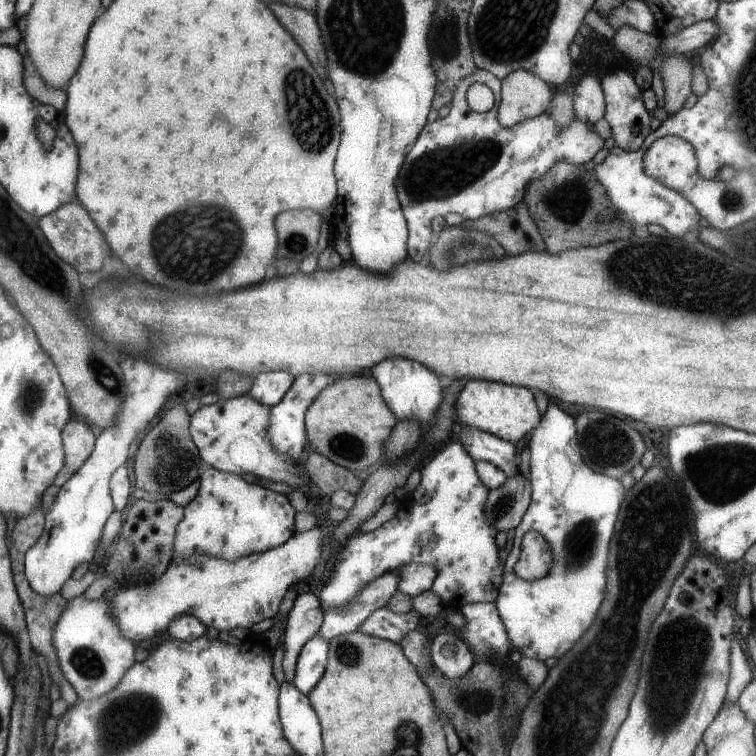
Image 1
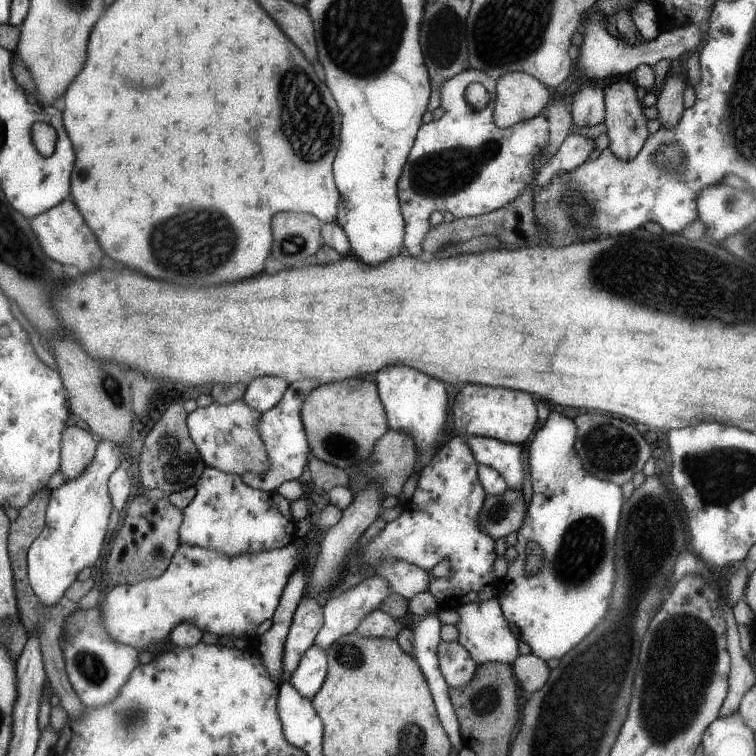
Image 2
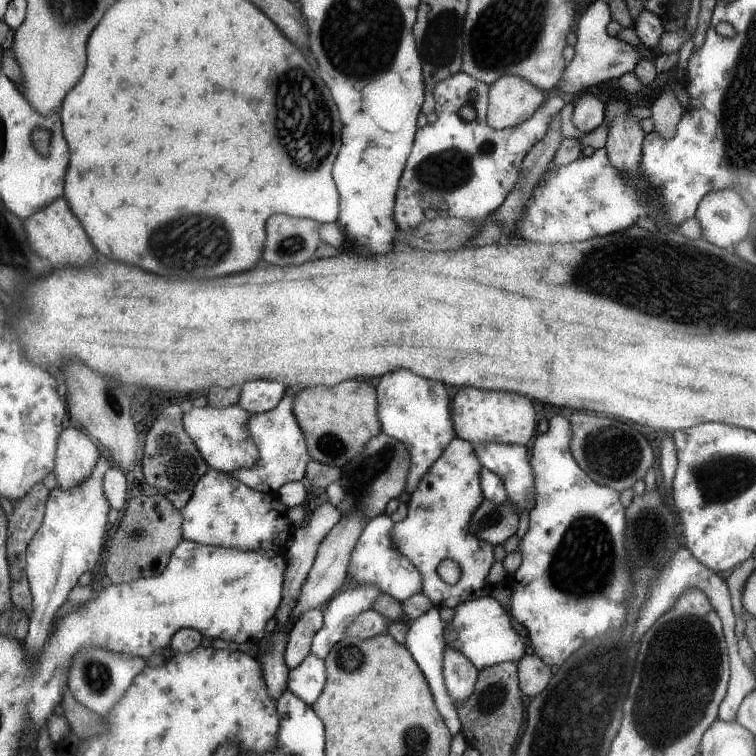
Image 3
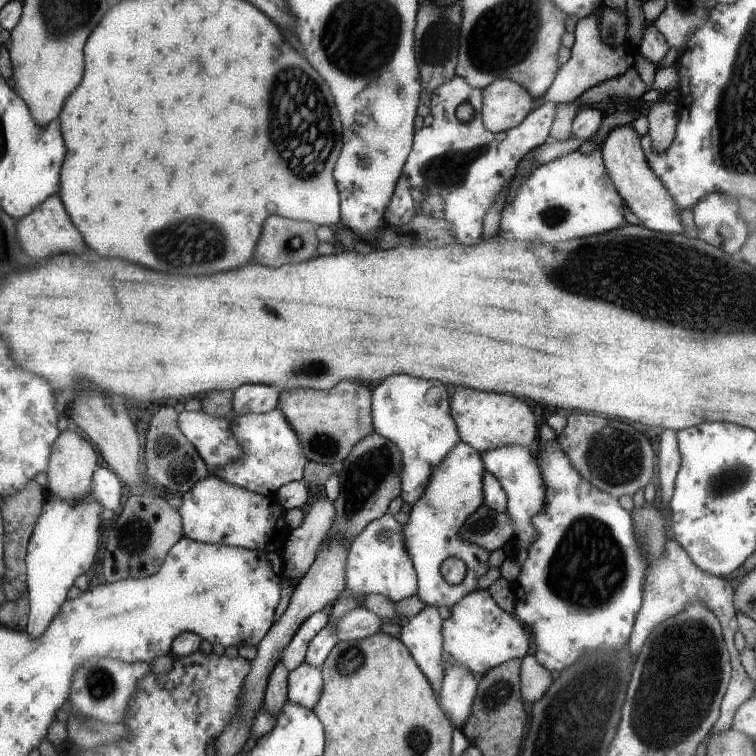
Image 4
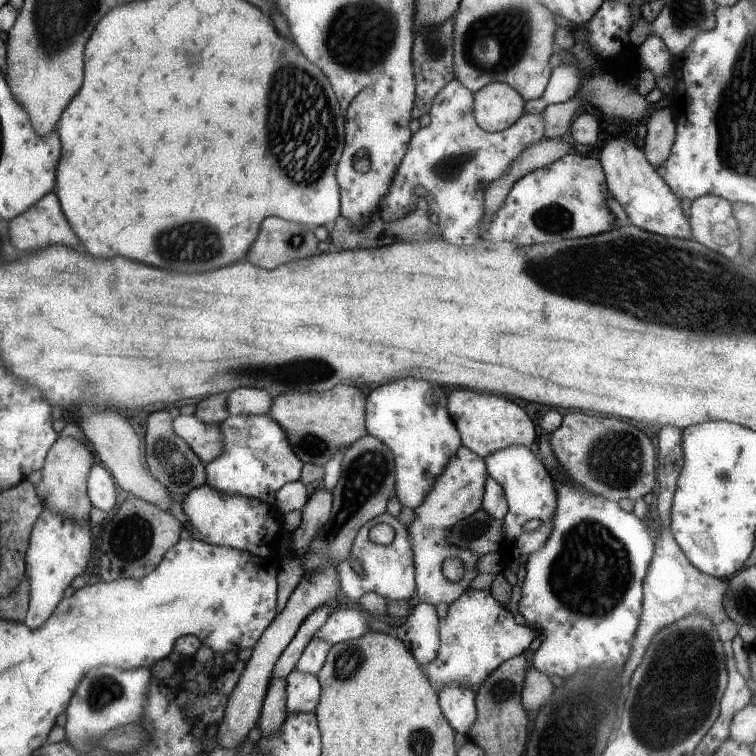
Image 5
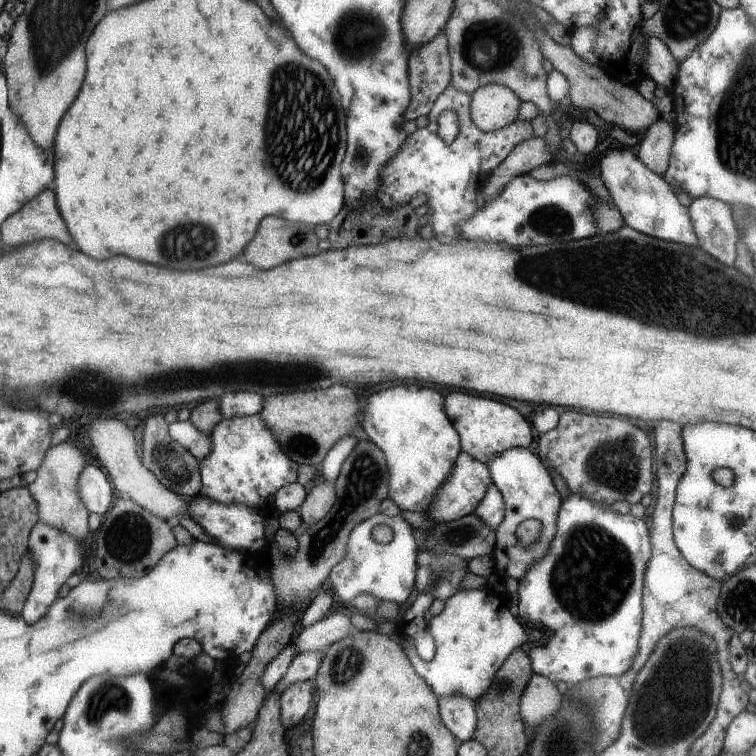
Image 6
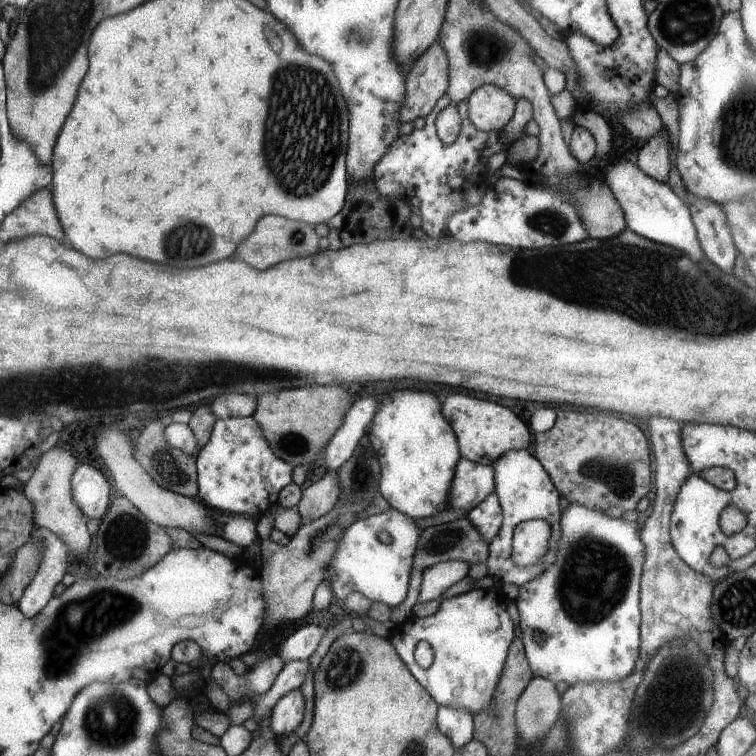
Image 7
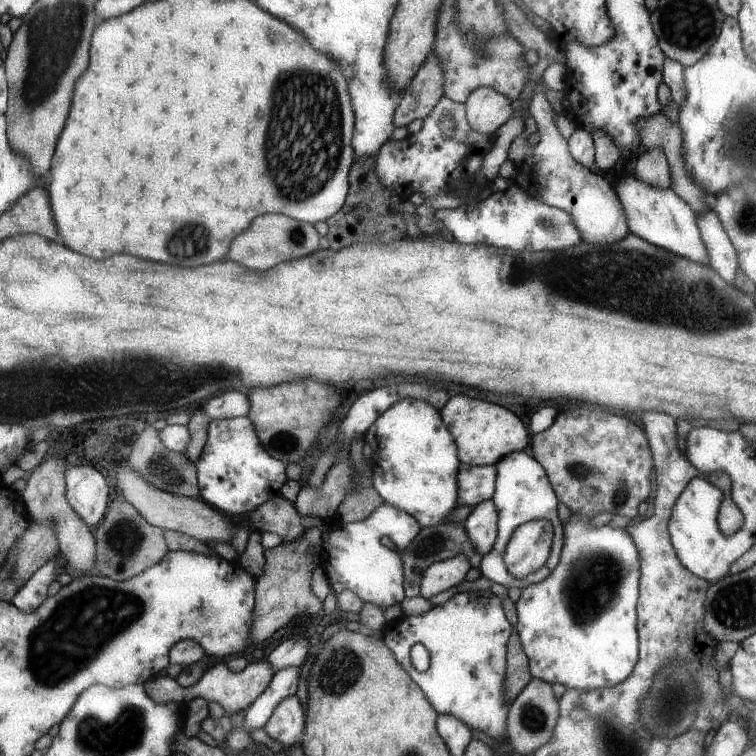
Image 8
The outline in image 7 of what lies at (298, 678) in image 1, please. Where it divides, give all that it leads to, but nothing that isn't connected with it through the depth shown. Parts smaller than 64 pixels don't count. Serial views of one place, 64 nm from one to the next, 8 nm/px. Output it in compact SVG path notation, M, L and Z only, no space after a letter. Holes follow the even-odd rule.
M295 688L291 692L287 692L285 696L281 696L273 710L271 710L271 732L273 734L285 734L285 732L293 732L303 718L303 696L301 690Z

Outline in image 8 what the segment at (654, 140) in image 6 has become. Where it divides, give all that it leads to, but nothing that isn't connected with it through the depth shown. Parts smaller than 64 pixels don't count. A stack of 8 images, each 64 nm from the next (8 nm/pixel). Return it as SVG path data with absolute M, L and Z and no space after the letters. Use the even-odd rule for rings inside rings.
M651 148L643 152L635 162L635 178L649 182L651 186L665 190L671 184L671 166L667 162L667 156L661 148Z

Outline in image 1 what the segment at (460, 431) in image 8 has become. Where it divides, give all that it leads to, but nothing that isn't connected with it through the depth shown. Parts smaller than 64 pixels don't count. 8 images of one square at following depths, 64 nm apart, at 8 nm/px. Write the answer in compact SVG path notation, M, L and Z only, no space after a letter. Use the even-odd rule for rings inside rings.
M469 380L461 388L459 396L453 402L453 414L459 426L487 432L513 446L529 432L535 432L535 426L539 426L541 422L535 398L527 388L499 384L499 382L483 382L483 380Z

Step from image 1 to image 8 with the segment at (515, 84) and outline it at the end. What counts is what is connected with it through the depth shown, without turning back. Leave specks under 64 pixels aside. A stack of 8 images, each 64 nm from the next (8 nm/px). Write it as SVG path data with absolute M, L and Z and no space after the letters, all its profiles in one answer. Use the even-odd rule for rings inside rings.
M477 88L465 100L467 122L473 132L491 136L499 126L503 126L515 110L511 110L511 100L493 88Z

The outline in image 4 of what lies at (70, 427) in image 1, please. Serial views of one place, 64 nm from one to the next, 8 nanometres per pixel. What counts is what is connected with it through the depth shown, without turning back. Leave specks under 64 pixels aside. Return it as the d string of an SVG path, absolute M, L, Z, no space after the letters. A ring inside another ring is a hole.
M71 426L63 434L59 434L55 440L53 454L51 454L49 466L45 470L45 476L47 476L47 488L43 488L45 494L57 496L59 500L65 500L65 502L85 500L91 494L95 466L97 466L97 454L95 454L93 446L89 444L89 440L83 440L79 436L79 432L75 432L75 428Z

